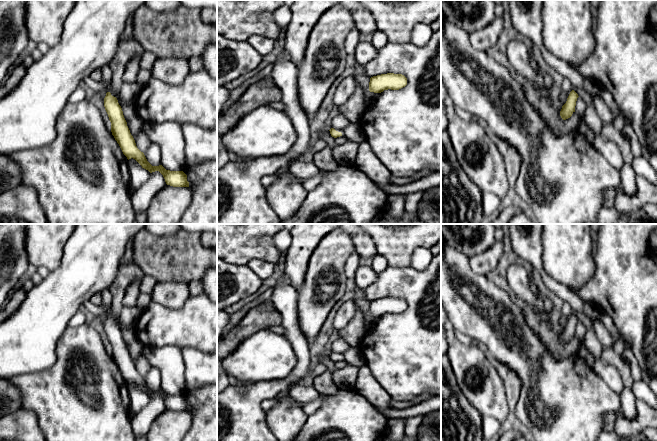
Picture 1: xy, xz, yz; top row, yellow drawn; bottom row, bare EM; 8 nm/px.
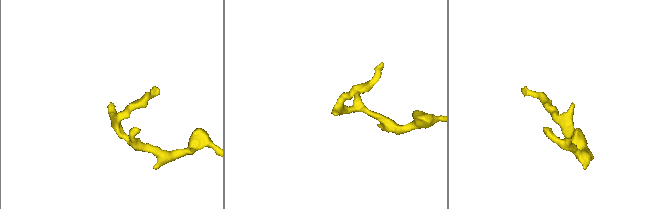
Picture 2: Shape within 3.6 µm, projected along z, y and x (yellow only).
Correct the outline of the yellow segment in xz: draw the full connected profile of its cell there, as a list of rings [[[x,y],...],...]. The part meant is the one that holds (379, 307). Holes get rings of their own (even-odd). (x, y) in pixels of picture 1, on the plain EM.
[[[387,297],[370,302],[369,315],[381,317],[384,314],[399,314],[407,309],[407,302],[402,298]]]

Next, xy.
[[[136,263],[121,264],[118,274],[110,286],[109,291],[112,295],[112,314],[106,317],[104,322],[104,331],[111,346],[111,356],[119,368],[123,378],[127,383],[135,383],[142,392],[150,397],[159,395],[167,409],[173,411],[189,411],[187,399],[183,395],[166,394],[162,389],[152,390],[146,383],[135,367],[133,360],[127,350],[121,330],[118,327],[117,320],[120,319],[122,303],[127,288],[137,281],[141,281],[144,273]]]

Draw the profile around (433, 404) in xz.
[[[433,396],[426,401],[423,401],[417,405],[410,406],[402,410],[390,409],[385,413],[385,416],[389,419],[393,418],[410,418],[417,415],[428,415],[431,412],[441,409],[441,396]]]

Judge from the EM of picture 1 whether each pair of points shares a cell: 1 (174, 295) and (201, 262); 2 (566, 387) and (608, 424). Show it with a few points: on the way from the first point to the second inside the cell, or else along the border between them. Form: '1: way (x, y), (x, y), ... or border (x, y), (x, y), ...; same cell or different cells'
1: border (161, 281), (185, 282), (187, 284); different cells
2: border (616, 413), (606, 413), (603, 416), (602, 430); different cells

